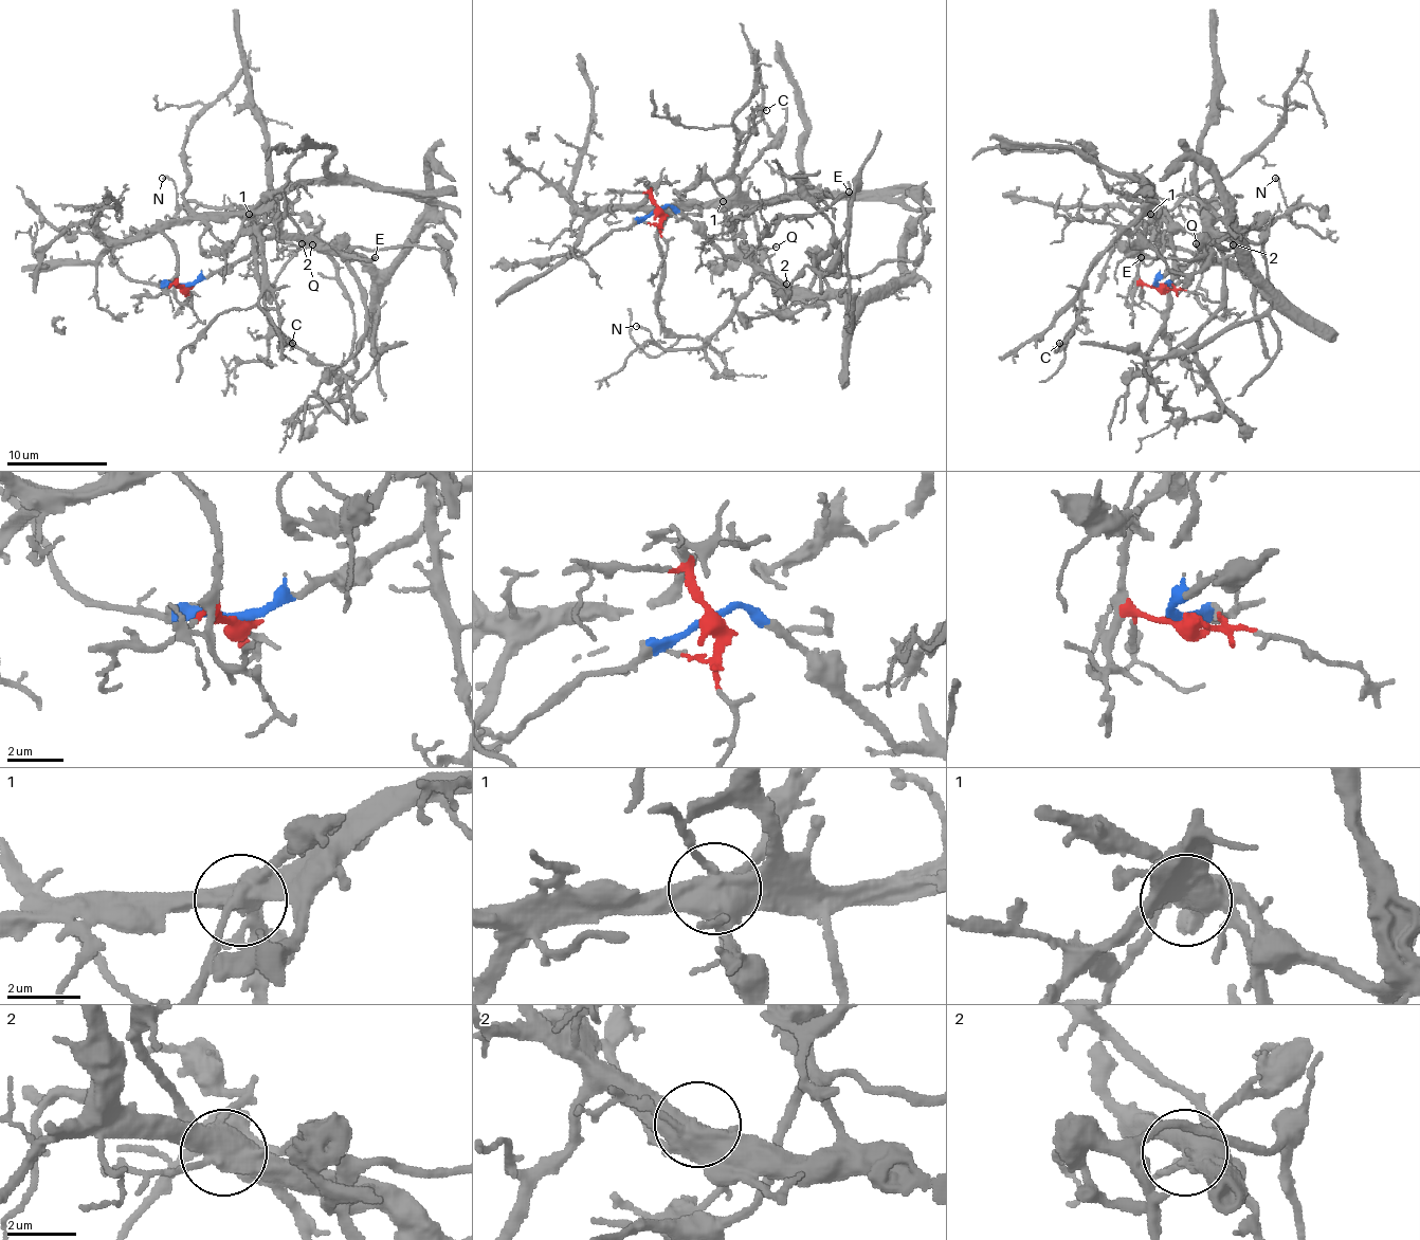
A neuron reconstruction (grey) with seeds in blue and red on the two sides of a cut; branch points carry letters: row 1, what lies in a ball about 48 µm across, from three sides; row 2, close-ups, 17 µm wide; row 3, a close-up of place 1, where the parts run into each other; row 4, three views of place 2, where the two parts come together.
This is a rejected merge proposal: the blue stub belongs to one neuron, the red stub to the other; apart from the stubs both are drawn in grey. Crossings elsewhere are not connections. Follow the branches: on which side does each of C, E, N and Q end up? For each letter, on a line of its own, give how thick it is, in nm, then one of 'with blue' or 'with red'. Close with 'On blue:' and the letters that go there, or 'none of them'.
C: 140 nm | with red
E: 190 nm | with blue
N: 160 nm | with blue
Q: 130 nm | with blue
On blue: E, N, Q

